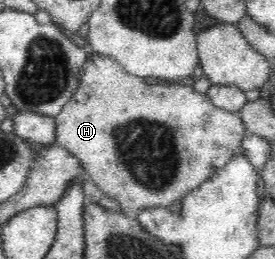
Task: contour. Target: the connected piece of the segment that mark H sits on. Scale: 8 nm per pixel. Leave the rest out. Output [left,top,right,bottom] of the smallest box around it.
[55,53,245,217]

